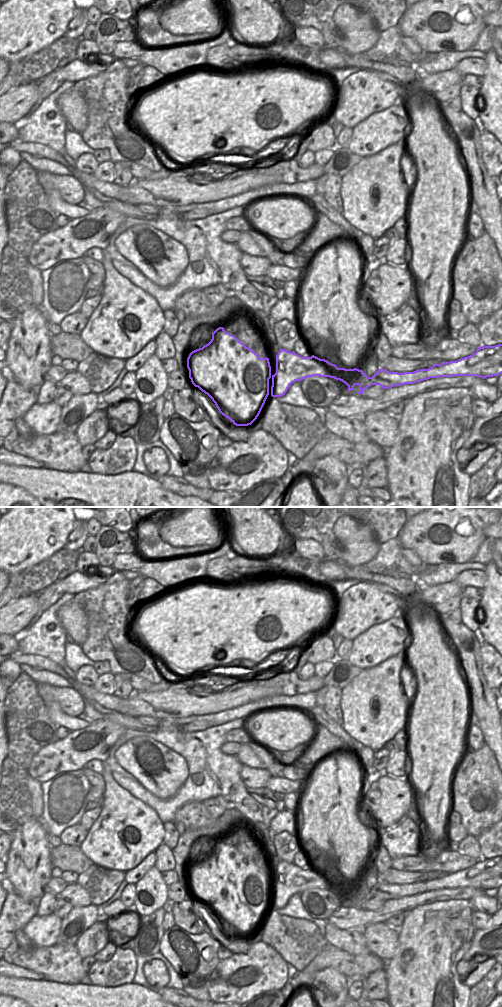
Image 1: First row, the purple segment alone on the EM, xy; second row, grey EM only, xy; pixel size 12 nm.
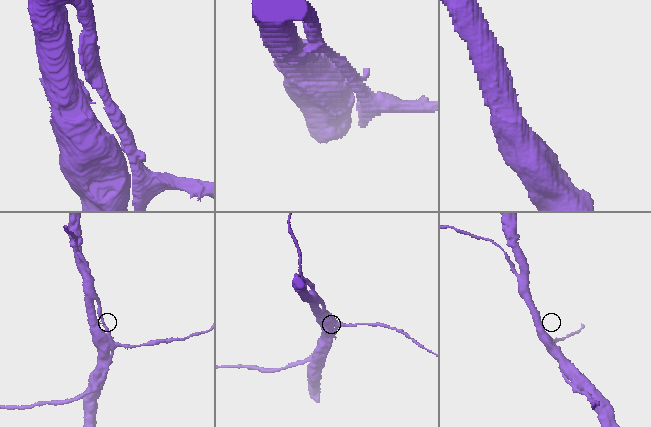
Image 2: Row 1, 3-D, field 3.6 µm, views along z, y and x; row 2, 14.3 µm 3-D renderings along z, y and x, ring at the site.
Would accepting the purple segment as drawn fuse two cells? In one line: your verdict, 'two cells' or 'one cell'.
one cell

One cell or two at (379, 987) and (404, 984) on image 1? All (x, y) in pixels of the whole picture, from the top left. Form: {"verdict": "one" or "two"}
{"verdict": "two"}

